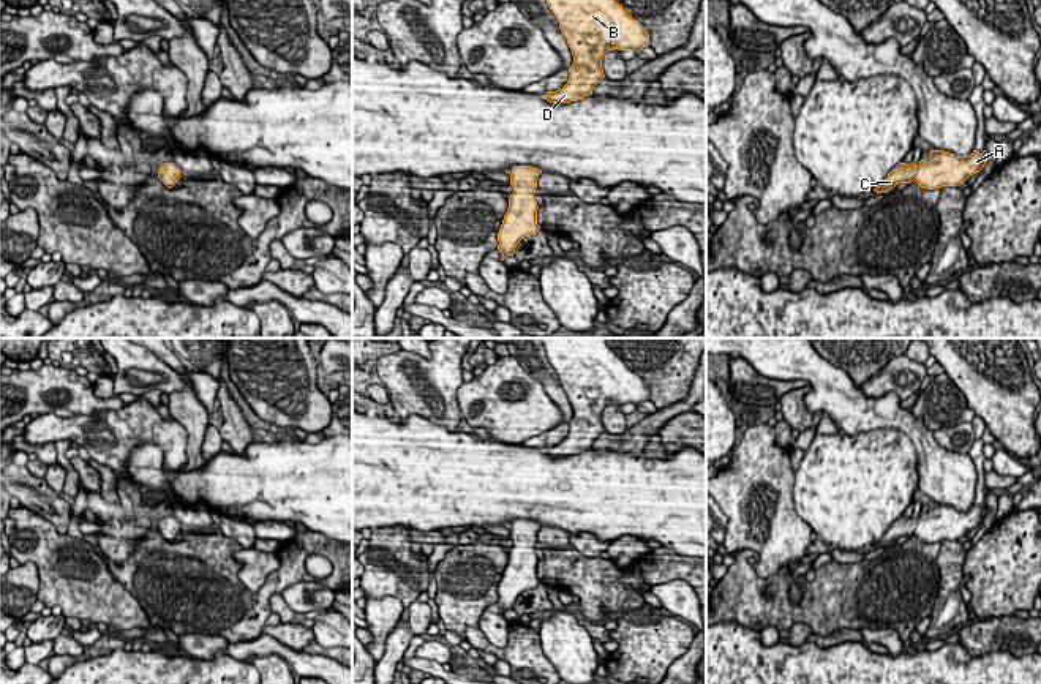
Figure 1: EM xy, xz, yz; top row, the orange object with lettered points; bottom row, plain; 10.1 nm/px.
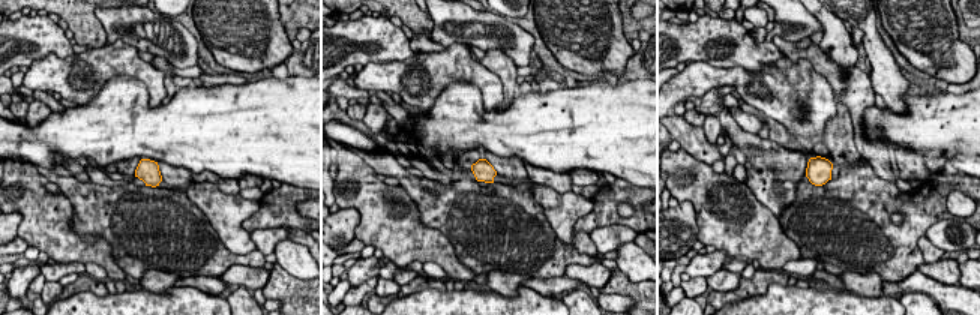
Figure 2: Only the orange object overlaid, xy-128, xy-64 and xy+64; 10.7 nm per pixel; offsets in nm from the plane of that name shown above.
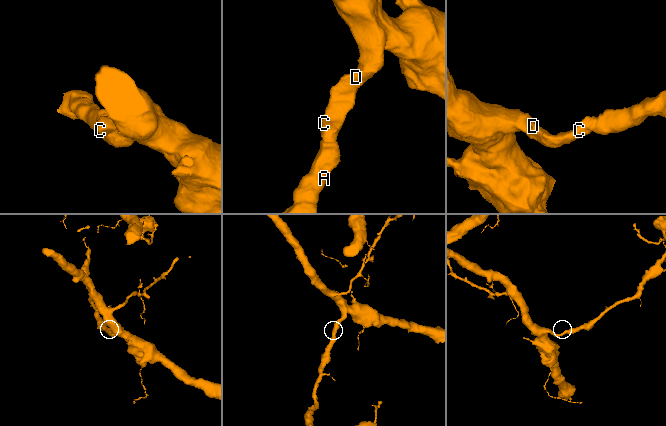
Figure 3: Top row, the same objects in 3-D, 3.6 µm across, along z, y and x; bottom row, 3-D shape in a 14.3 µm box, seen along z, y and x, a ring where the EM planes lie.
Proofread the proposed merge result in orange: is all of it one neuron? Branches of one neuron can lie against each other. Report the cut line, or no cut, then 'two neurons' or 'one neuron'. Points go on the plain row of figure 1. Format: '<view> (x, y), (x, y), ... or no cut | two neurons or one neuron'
no cut | one neuron

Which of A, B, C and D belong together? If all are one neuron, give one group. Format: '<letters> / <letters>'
A B C D

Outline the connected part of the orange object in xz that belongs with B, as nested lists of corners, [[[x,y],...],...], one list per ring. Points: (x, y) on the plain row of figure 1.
[[[540,338],[547,359],[573,409],[567,438],[547,445],[550,457],[570,457],[592,449],[605,431],[602,412],[608,404],[635,404],[649,400],[646,382],[607,344],[607,338]]]

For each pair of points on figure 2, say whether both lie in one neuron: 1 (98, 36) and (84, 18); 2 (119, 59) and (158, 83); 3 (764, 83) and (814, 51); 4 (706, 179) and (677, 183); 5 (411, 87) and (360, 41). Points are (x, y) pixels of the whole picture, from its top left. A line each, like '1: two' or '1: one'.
1: one
2: one
3: two
4: one
5: two

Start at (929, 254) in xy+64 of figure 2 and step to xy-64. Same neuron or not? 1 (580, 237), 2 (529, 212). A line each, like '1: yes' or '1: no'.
1: yes
2: no

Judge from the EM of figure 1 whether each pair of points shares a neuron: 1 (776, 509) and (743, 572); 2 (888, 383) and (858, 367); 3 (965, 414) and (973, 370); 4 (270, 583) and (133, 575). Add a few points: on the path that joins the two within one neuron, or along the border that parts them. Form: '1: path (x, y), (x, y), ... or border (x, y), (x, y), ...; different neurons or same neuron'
1: border (743, 548), (757, 553), (760, 577), (787, 567); different neurons
2: border (904, 354), (891, 359), (879, 372), (858, 384); different neurons
3: border (945, 373), (975, 414); different neurons
4: path (237, 599), (209, 599), (168, 578); same neuron

